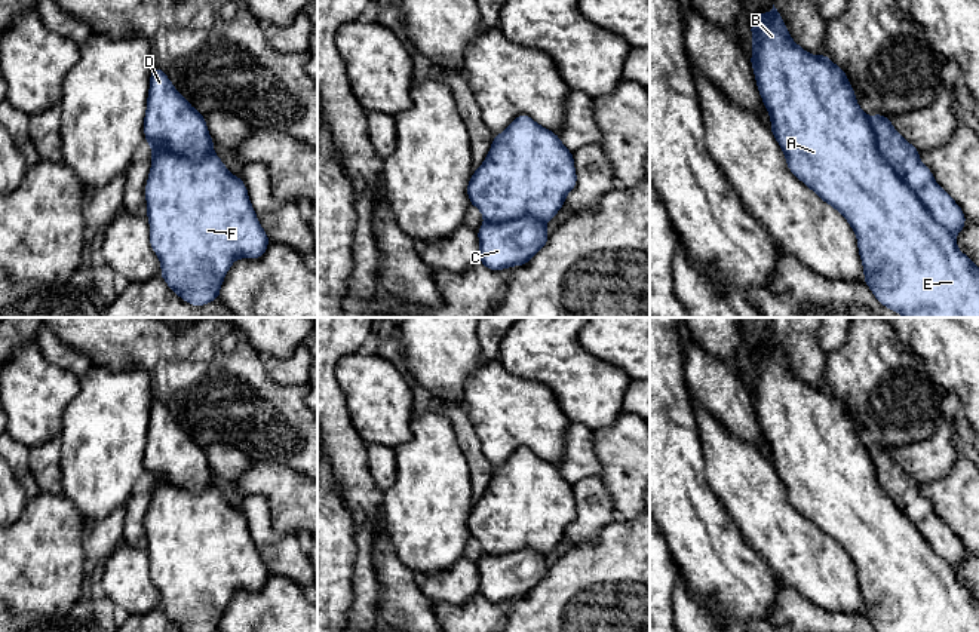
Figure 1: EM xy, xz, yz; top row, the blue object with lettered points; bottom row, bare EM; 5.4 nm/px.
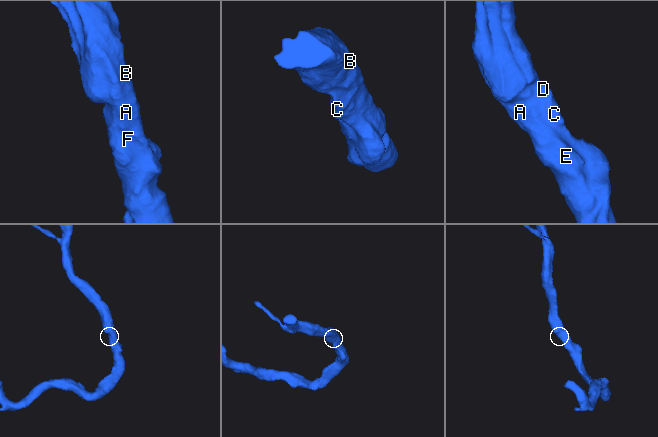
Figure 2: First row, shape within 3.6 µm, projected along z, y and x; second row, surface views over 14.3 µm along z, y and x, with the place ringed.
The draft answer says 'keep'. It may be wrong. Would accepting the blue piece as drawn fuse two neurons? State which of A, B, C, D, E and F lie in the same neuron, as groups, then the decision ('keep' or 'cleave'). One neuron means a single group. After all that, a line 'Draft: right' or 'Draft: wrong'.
A B C D E F; keep
Draft: right

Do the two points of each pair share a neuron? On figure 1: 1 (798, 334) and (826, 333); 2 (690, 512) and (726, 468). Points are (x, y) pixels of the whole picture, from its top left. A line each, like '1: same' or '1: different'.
1: different
2: different

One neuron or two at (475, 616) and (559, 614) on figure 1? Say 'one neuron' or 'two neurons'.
one neuron

